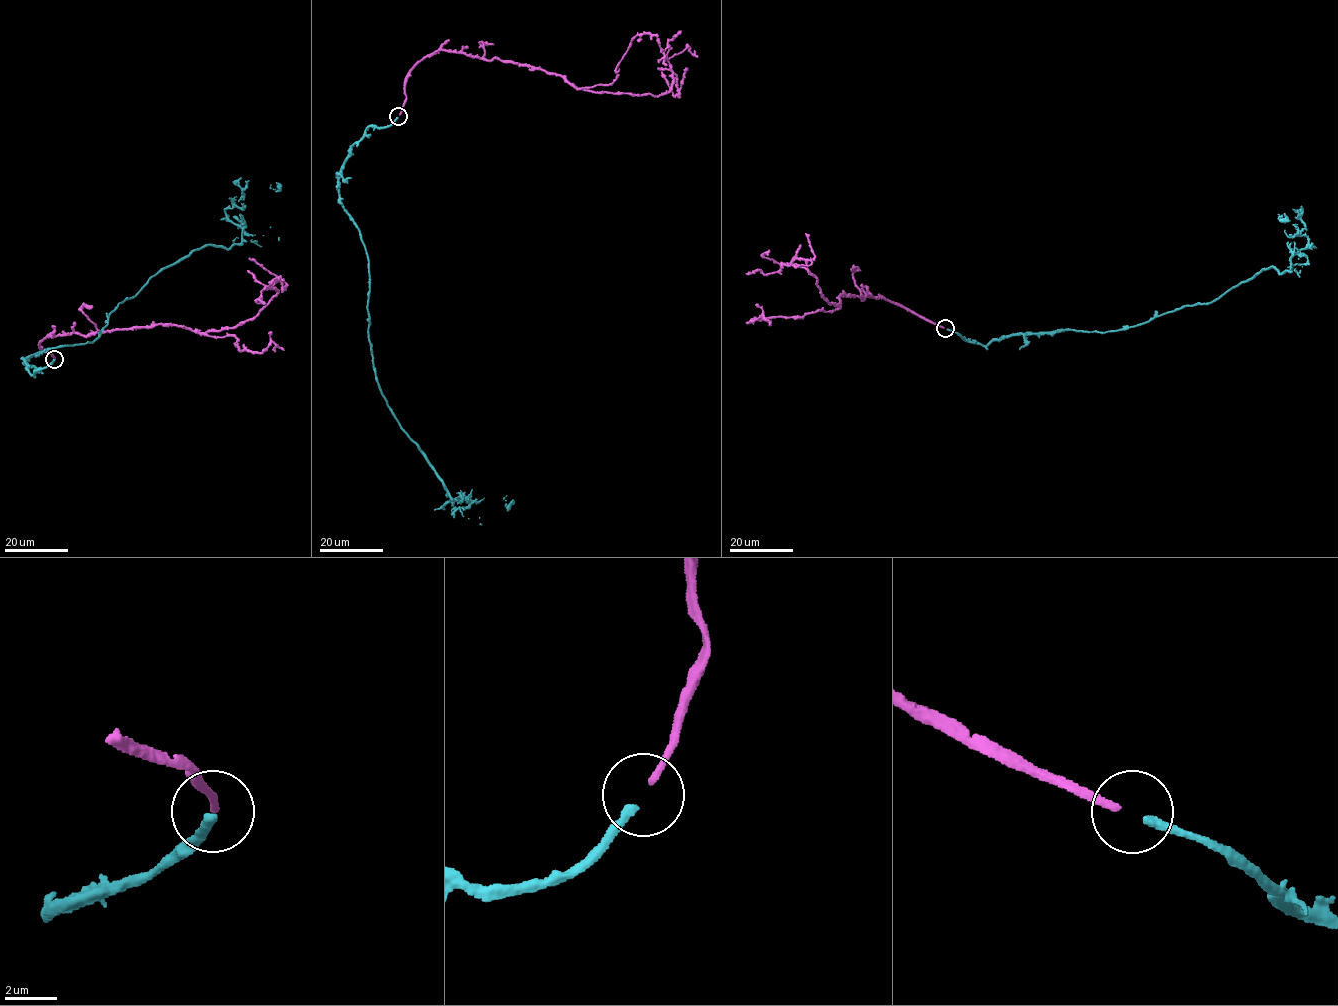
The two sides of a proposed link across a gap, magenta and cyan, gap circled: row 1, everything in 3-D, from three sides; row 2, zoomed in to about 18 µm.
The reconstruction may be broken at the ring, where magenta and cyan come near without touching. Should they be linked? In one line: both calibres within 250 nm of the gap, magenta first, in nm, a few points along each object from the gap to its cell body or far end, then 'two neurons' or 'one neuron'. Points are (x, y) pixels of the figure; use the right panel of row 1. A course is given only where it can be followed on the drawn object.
calibres 260 and 340 nm; course magenta (944, 328), (881, 297), (842, 294), (839, 306), (828, 304), (814, 275), (792, 263), (815, 257), (806, 233); course cyan (947, 329), (983, 345), (1116, 331), (1206, 304), (1262, 270), (1290, 269), (1308, 239), (1299, 213), (1282, 216); one neuron

